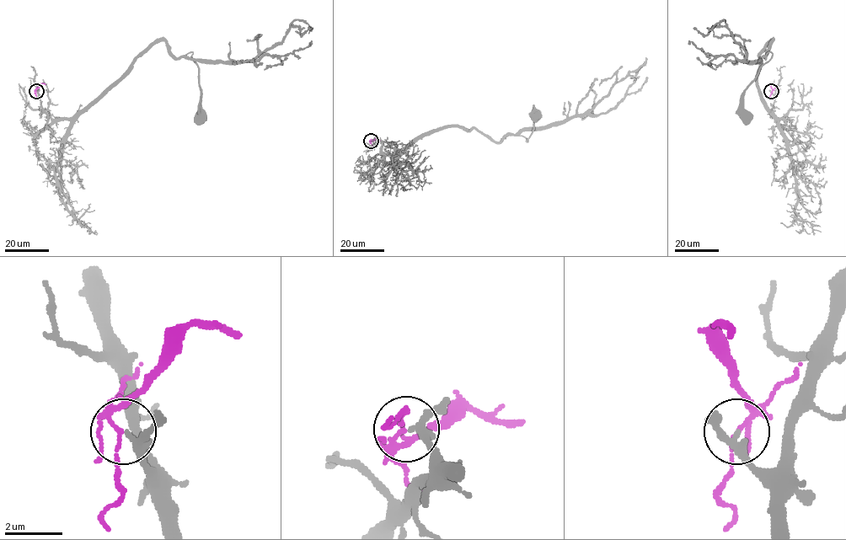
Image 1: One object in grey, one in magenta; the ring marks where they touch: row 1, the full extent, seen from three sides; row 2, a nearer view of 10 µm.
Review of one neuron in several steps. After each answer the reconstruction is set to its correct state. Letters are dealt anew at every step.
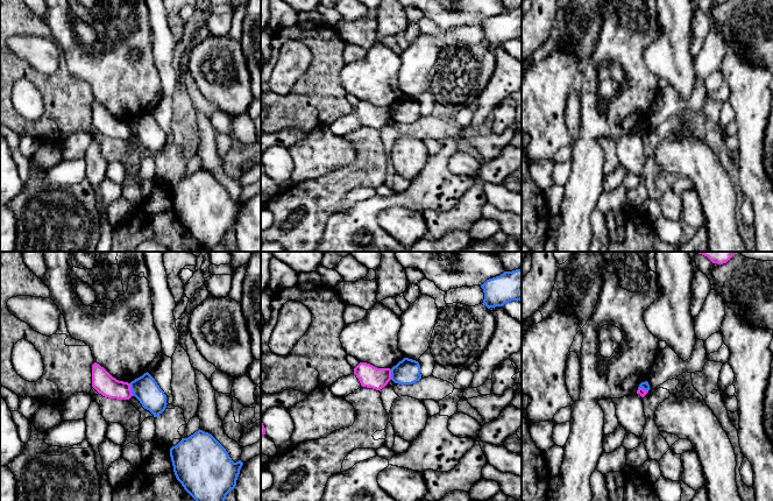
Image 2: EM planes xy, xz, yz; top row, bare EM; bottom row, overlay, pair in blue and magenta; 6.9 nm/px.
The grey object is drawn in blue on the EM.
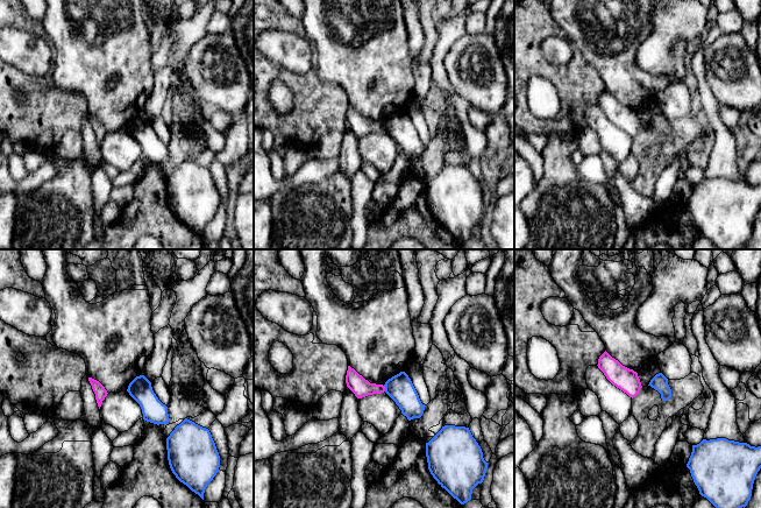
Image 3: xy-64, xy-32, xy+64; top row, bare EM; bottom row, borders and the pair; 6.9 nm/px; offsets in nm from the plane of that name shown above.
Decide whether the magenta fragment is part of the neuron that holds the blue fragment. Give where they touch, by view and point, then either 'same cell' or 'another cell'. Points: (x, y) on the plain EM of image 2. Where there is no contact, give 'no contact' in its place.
contact xy (130, 127); another cell

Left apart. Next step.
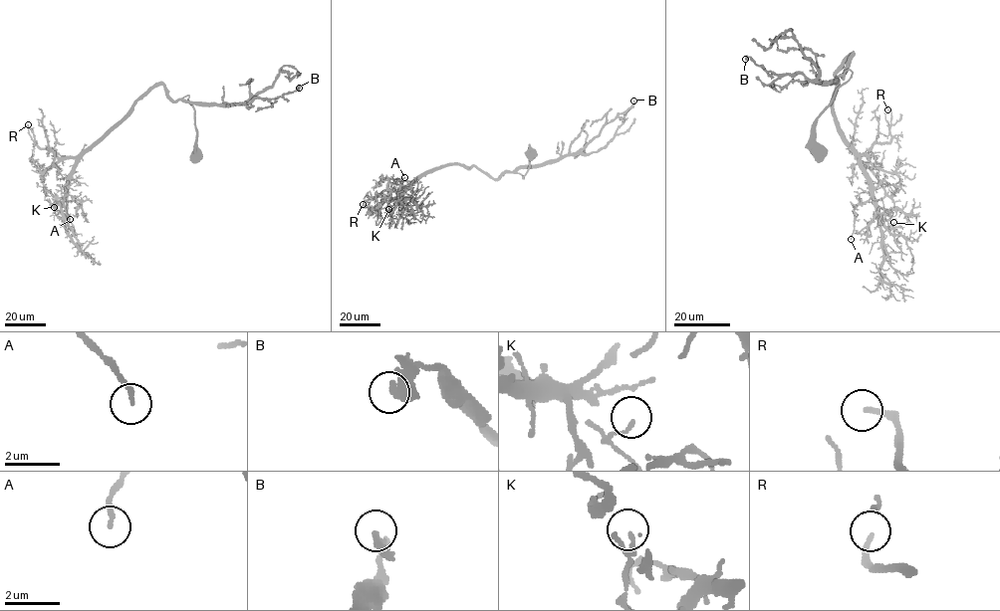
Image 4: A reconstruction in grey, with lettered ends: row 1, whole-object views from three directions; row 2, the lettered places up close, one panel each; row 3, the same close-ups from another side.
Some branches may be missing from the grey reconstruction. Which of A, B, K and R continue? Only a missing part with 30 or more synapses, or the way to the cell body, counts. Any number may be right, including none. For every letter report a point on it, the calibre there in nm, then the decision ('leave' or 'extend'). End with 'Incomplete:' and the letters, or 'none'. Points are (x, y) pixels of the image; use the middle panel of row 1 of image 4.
A: place (404, 177); calibre 160 nm; leave
B: place (633, 101); calibre 360 nm; leave
K: place (388, 209); calibre 110 nm; leave
R: place (363, 204); calibre 170 nm; leave
Incomplete: none

